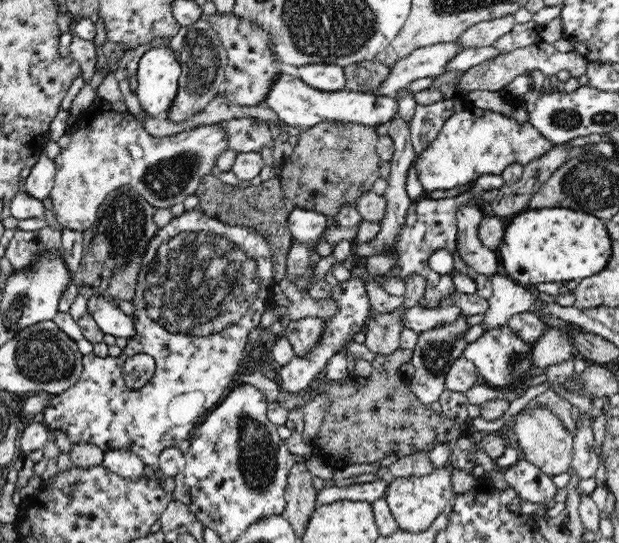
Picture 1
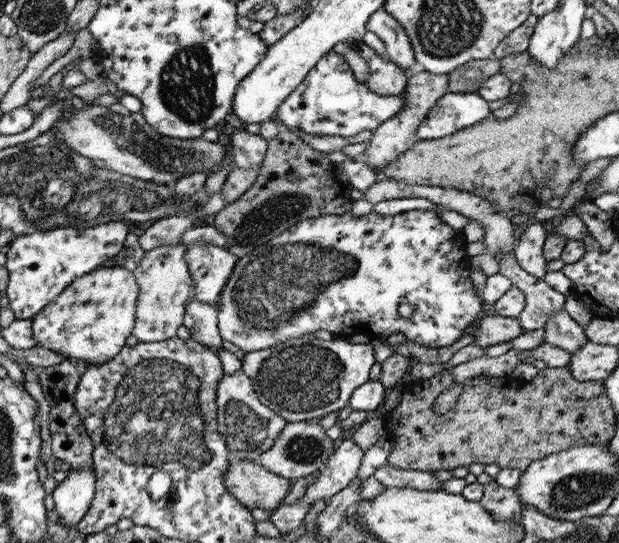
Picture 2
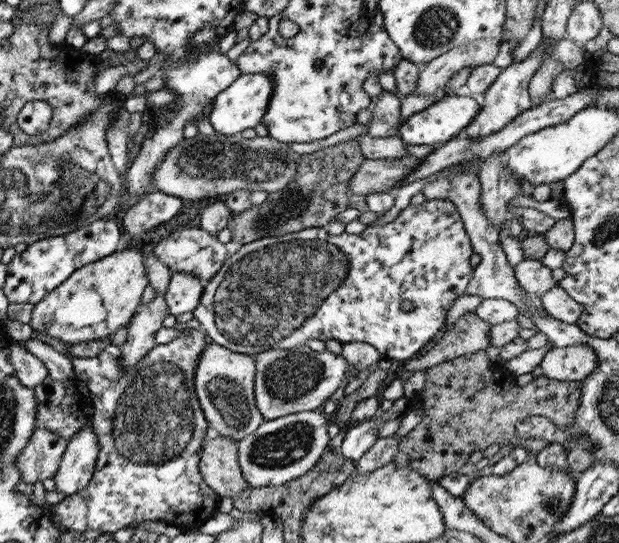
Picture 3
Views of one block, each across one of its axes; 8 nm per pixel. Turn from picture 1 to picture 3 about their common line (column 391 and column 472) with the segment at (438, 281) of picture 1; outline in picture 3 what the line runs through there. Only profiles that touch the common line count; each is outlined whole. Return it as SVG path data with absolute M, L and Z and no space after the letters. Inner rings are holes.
M443 199L427 200L420 205L407 205L398 212L398 215L390 222L383 225L366 225L359 234L337 233L330 235L325 227L304 228L297 232L290 232L283 236L263 237L249 244L240 246L237 251L225 256L221 268L215 272L211 279L203 287L199 304L192 312L192 318L199 322L200 328L205 330L214 344L227 348L231 352L241 355L257 355L267 350L291 350L297 345L304 344L307 339L319 339L325 341L331 339L340 345L347 342L363 342L369 344L379 352L381 357L392 360L395 363L411 359L425 344L431 342L434 334L445 322L447 310L453 304L455 298L464 293L469 279L473 276L469 259L473 254L469 236L463 228L462 220L457 212L456 206ZM409 300L413 303L411 312L401 310L401 301Z

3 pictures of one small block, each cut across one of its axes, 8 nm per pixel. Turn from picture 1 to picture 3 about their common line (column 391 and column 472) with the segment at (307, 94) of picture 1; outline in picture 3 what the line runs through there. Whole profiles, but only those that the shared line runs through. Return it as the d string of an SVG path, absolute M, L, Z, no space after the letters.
M461 92L455 95L447 95L439 98L435 103L426 106L421 112L416 112L398 124L398 138L407 145L434 145L448 142L471 122L479 105L475 99Z

